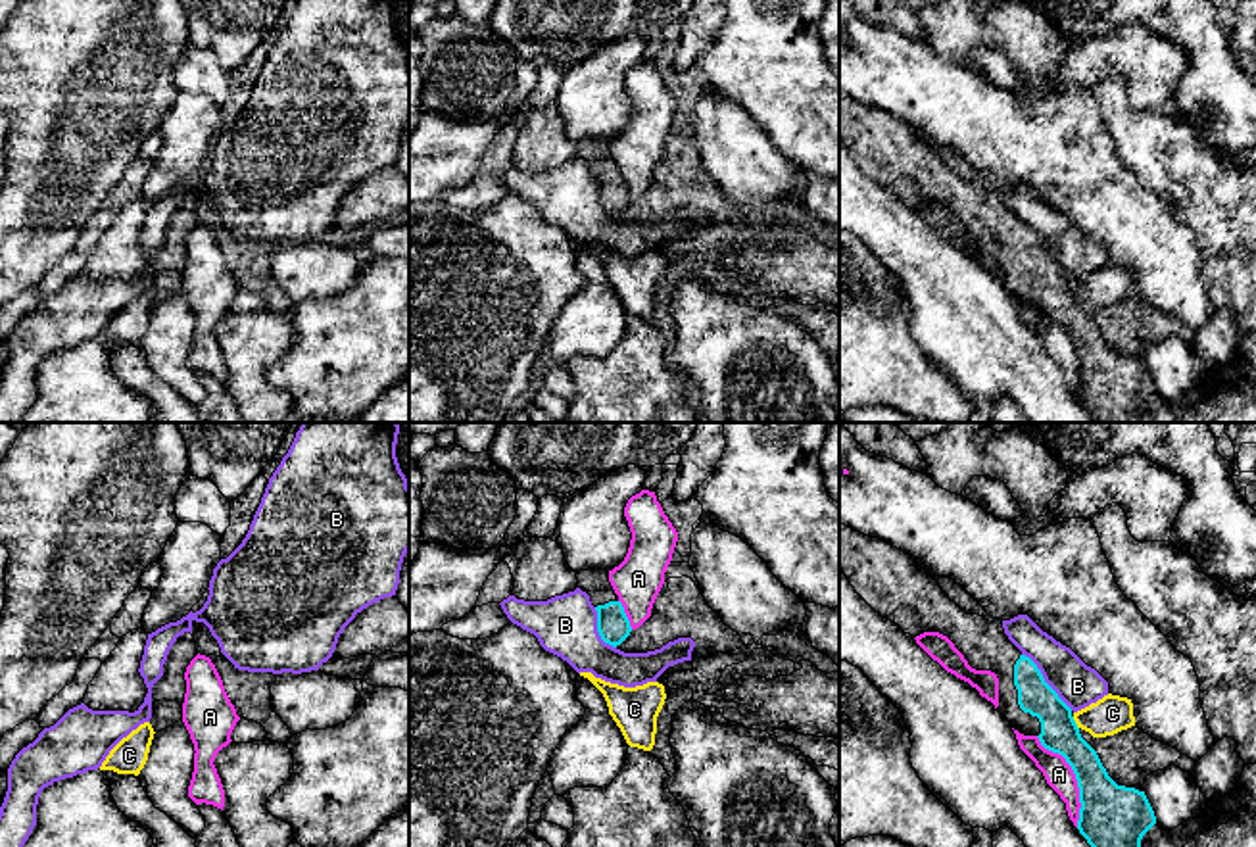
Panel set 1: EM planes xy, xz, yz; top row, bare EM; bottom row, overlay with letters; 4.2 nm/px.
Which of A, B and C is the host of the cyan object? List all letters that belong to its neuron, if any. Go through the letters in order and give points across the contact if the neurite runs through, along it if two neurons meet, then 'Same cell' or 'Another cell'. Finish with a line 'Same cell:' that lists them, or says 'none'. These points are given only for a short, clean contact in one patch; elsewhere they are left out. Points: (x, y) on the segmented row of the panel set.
A: Another cell
B: Boundary: yz (1022, 653), (1072, 709). Another cell
C: Boundary: yz (1072, 717), (1078, 728). Another cell
Same cell: none

